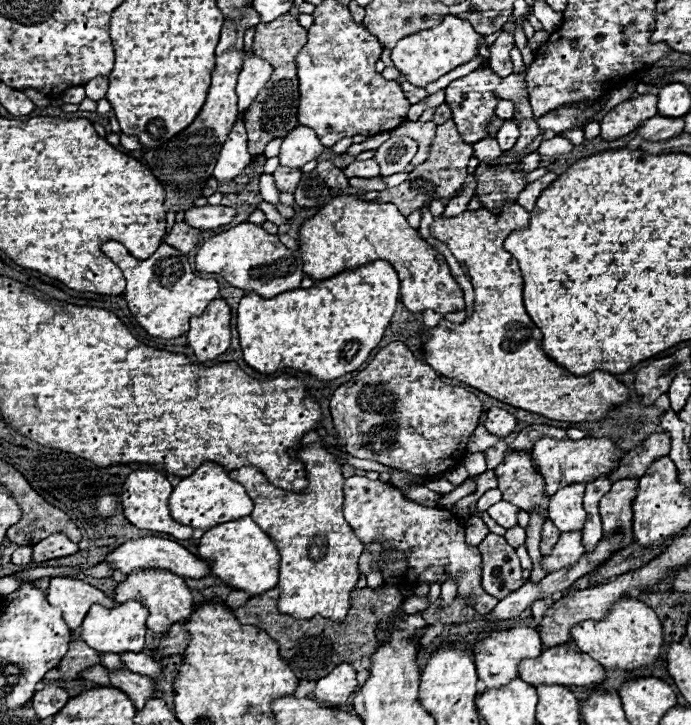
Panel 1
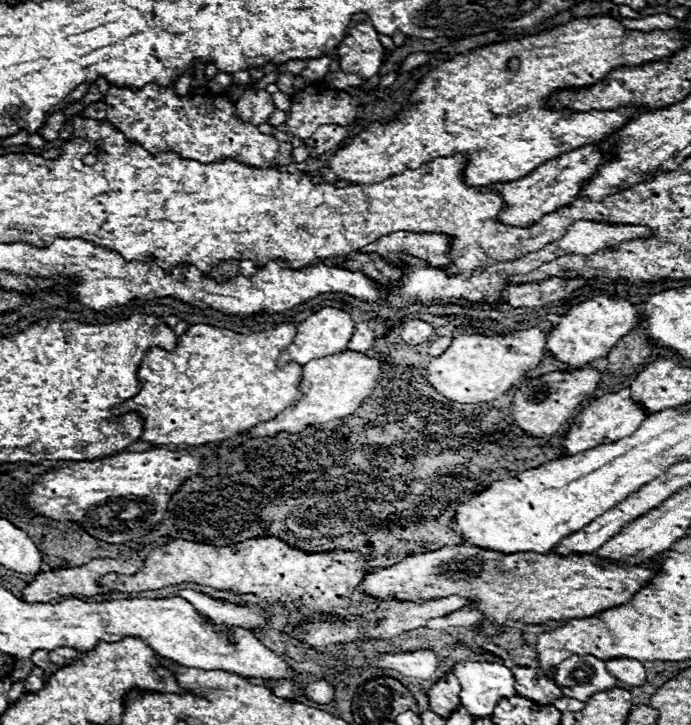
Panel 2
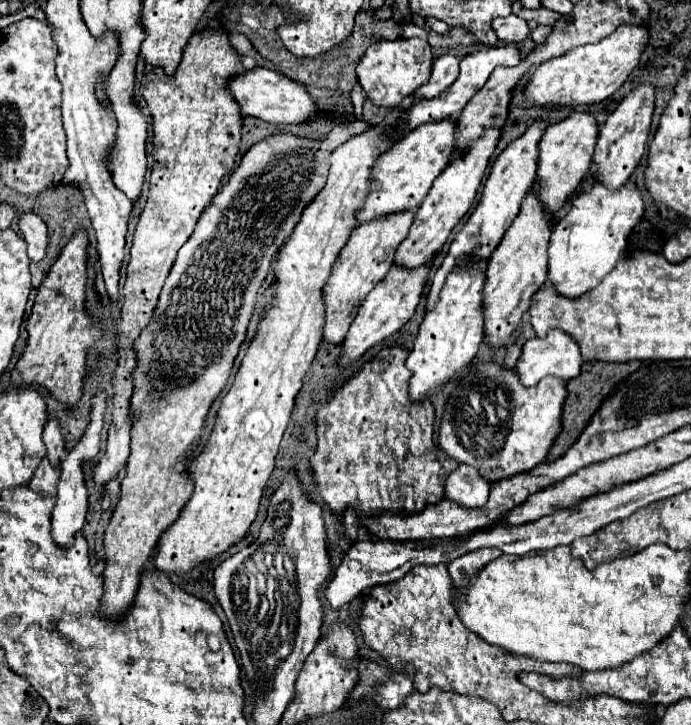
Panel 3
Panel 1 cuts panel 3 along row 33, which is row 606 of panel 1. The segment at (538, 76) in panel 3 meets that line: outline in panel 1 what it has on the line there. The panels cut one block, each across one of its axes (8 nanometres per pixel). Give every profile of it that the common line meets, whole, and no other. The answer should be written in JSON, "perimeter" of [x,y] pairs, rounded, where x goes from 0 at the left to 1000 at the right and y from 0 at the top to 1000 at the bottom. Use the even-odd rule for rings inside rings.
{"perimeter":[[[909,825],[909,828],[894,828],[880,847],[883,850],[877,850],[877,855],[871,858],[848,855],[828,866],[828,880],[839,894],[839,899],[848,899],[874,921],[894,927],[918,927],[923,921],[935,921],[946,916],[961,891],[958,861],[949,844],[932,830],[920,825]]]}

